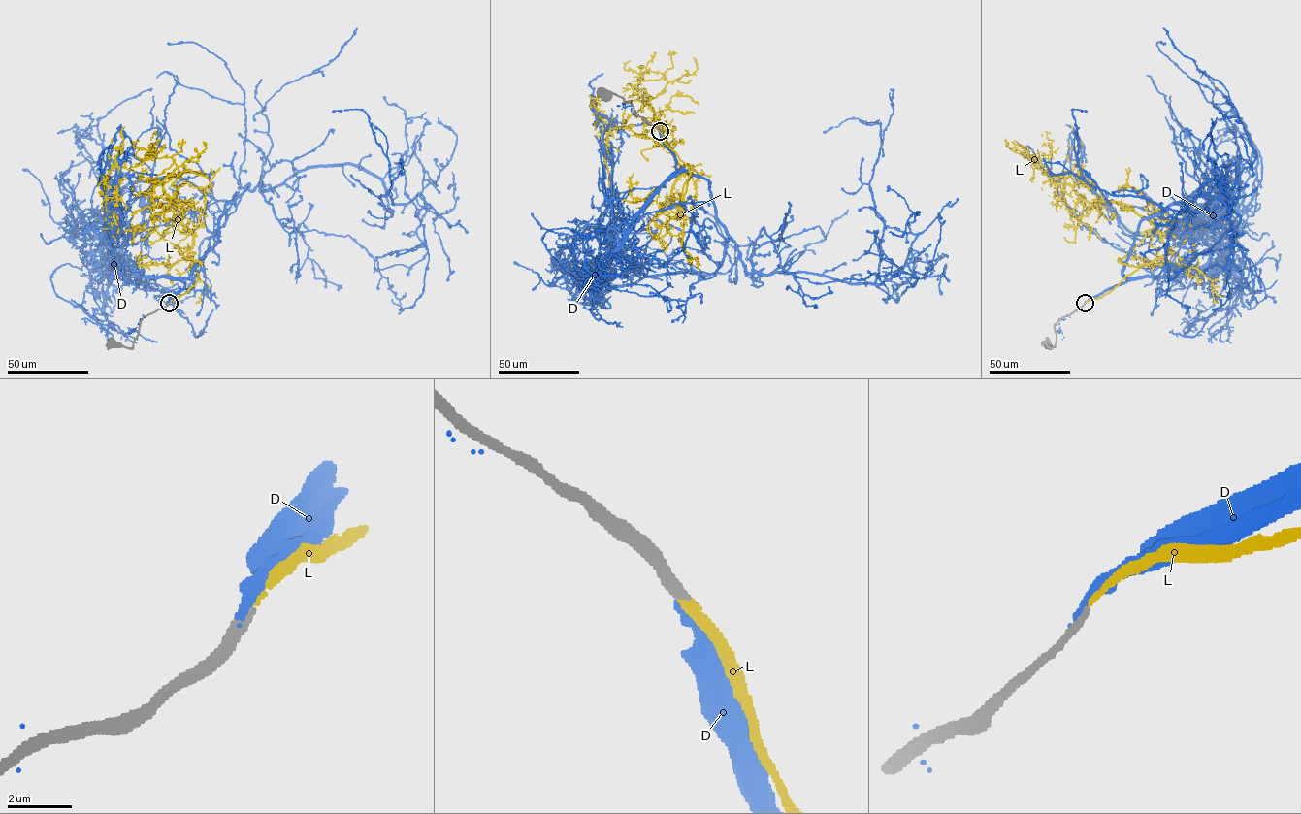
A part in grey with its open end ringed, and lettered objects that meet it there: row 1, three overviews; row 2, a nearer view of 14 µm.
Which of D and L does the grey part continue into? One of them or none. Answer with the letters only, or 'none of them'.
L

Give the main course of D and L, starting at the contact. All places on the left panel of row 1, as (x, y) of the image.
D: (168, 303), (248, 183), (349, 164), (384, 183), (393, 211), (367, 114), (332, 112)
L: (168, 303), (197, 281), (191, 260), (201, 264), (153, 229), (118, 232), (113, 167), (104, 188), (116, 243)

